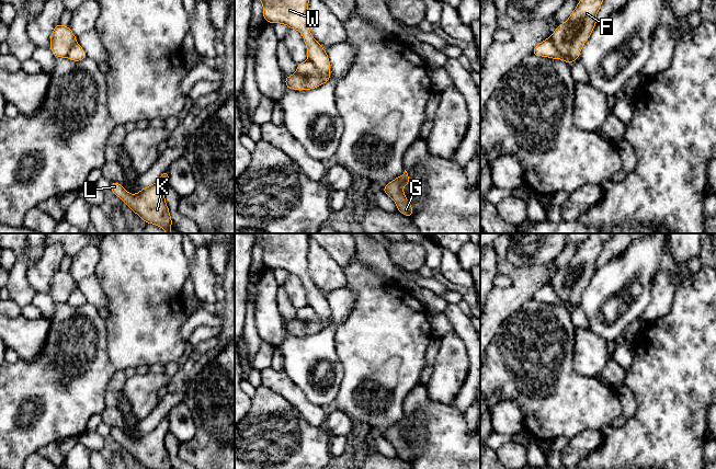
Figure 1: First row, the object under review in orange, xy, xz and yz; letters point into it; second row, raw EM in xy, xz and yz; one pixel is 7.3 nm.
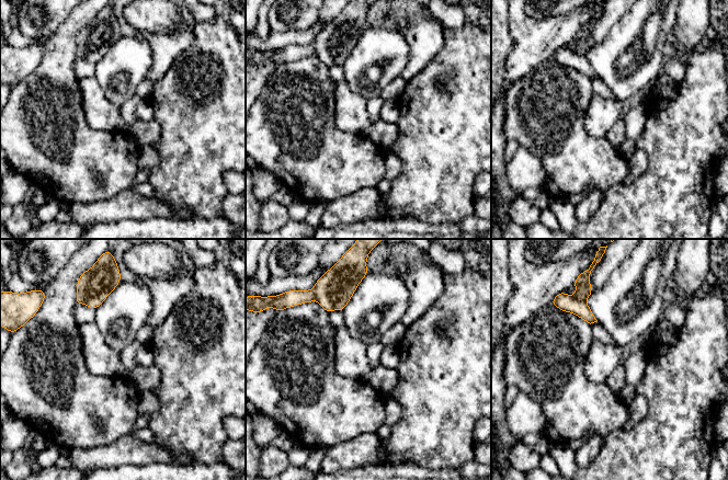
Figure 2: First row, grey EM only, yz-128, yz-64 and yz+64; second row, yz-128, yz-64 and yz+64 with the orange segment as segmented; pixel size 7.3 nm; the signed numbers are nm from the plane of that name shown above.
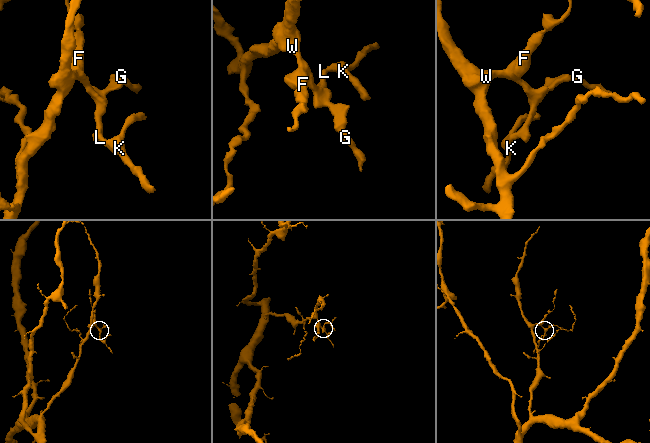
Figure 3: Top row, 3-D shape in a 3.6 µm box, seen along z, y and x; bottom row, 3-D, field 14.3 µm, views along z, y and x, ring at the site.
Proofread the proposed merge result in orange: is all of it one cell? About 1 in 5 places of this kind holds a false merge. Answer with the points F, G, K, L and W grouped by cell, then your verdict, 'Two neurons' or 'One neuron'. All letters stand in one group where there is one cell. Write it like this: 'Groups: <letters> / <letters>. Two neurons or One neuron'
Groups: F / G K L W. Two neurons

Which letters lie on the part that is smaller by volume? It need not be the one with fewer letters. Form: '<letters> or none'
F

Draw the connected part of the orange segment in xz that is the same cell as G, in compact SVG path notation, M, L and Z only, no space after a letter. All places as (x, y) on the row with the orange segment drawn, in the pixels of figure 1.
M405 170L402 175L397 176L395 180L388 182L385 187L383 187L383 192L396 203L398 211L409 218L411 218L413 214L413 208L407 199L402 187L406 186L410 180L409 174Z

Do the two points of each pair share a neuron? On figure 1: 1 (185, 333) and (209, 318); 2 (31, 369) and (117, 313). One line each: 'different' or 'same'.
1: same
2: different

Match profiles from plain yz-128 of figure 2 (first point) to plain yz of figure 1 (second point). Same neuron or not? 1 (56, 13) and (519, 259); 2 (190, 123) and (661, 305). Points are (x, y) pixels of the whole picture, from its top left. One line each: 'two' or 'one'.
1: one
2: two

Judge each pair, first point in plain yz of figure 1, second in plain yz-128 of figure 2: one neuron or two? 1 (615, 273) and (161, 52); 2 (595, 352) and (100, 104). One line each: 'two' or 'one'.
1: two
2: one

